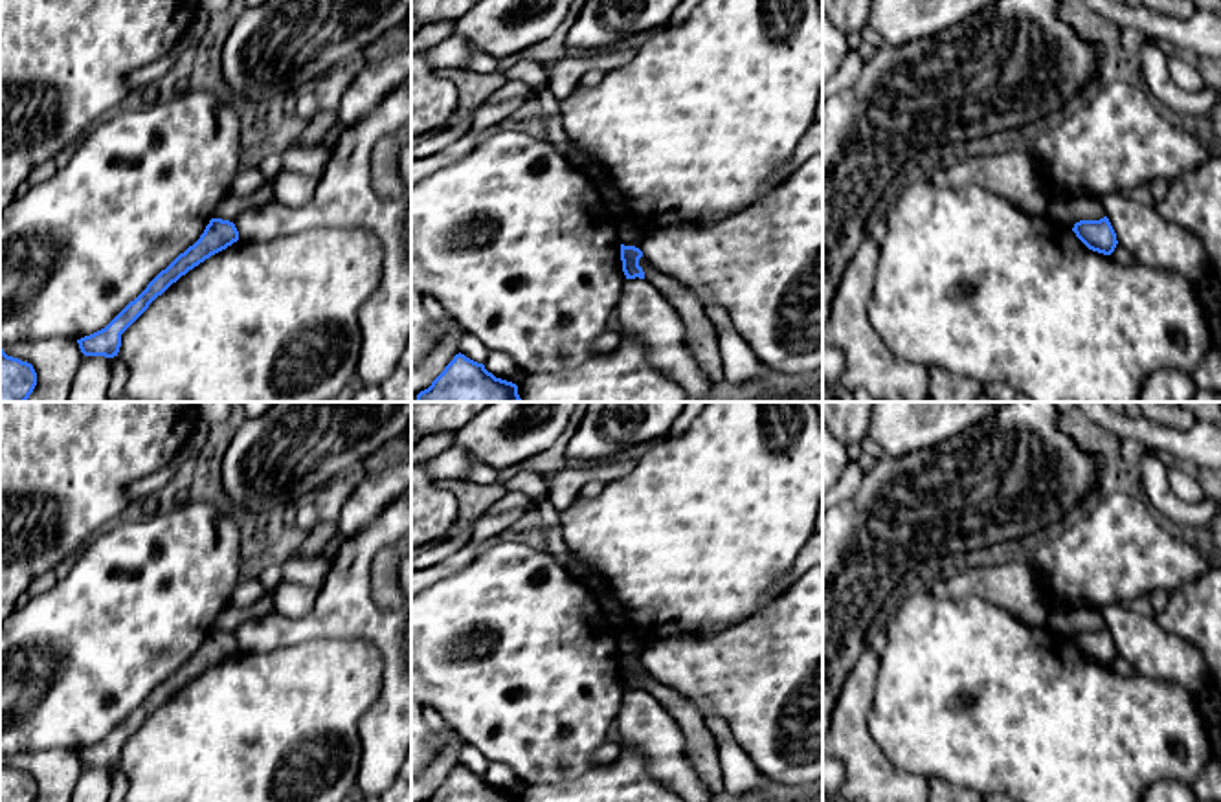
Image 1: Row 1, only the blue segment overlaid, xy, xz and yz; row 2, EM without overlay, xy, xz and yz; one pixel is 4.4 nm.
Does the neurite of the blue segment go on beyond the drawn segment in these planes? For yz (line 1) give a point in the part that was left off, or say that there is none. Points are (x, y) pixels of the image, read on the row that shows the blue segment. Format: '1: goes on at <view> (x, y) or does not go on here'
1: does not go on here

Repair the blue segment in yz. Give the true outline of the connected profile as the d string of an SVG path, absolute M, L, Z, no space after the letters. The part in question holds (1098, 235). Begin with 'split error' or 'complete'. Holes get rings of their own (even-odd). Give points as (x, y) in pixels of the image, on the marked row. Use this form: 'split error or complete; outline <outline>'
complete; outline M1107 217L1100 220L1080 220L1072 231L1092 251L1111 255L1118 244L1116 233Z

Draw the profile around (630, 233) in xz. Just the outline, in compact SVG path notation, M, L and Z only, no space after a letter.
M619 218L617 222L619 240L624 246L635 246L641 250L641 244L648 237L644 228L637 224L633 218Z

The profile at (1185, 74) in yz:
M1170 57L1168 73L1173 84L1184 92L1197 94L1197 92L1206 90L1193 61L1184 61L1181 57Z

